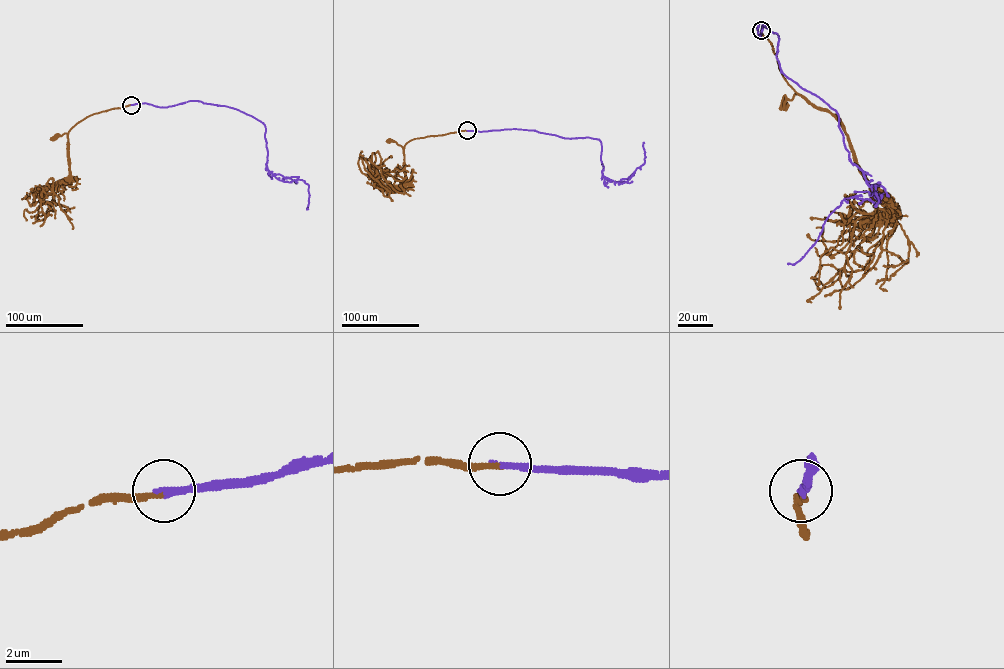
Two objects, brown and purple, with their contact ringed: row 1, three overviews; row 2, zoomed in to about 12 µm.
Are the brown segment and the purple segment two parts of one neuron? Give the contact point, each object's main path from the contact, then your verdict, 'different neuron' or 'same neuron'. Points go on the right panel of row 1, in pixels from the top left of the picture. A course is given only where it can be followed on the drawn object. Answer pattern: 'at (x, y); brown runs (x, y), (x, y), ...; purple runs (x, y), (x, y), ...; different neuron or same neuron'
at (761, 30); brown runs (761, 30), (770, 42), (784, 78), (804, 97), (795, 94), (791, 100), (785, 100), (784, 107); purple runs (761, 30), (778, 36), (780, 70), (836, 111), (879, 203), (844, 198), (787, 263); same neuron

